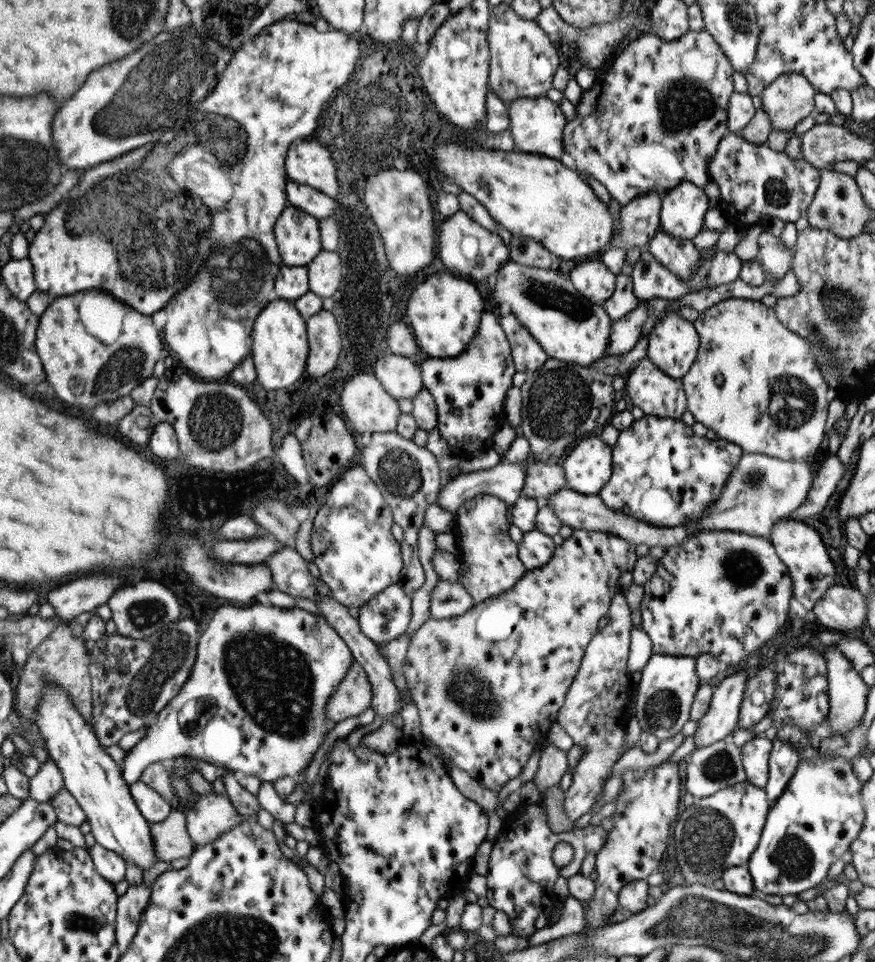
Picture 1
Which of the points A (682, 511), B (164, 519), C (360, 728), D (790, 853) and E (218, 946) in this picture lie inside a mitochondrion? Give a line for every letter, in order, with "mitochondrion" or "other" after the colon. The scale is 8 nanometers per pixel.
A: other
B: other
C: other
D: mitochondrion
E: mitochondrion

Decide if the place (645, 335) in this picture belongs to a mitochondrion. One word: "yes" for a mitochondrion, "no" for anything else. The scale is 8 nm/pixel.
no

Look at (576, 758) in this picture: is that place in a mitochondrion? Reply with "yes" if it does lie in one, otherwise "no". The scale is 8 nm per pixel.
no

